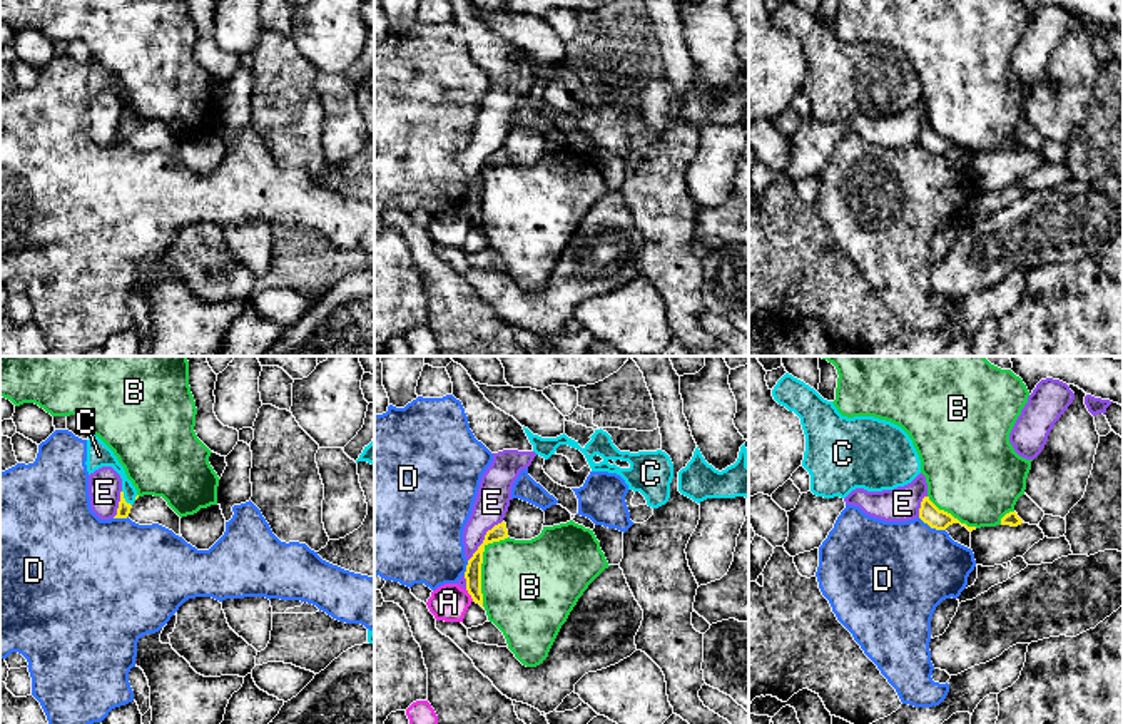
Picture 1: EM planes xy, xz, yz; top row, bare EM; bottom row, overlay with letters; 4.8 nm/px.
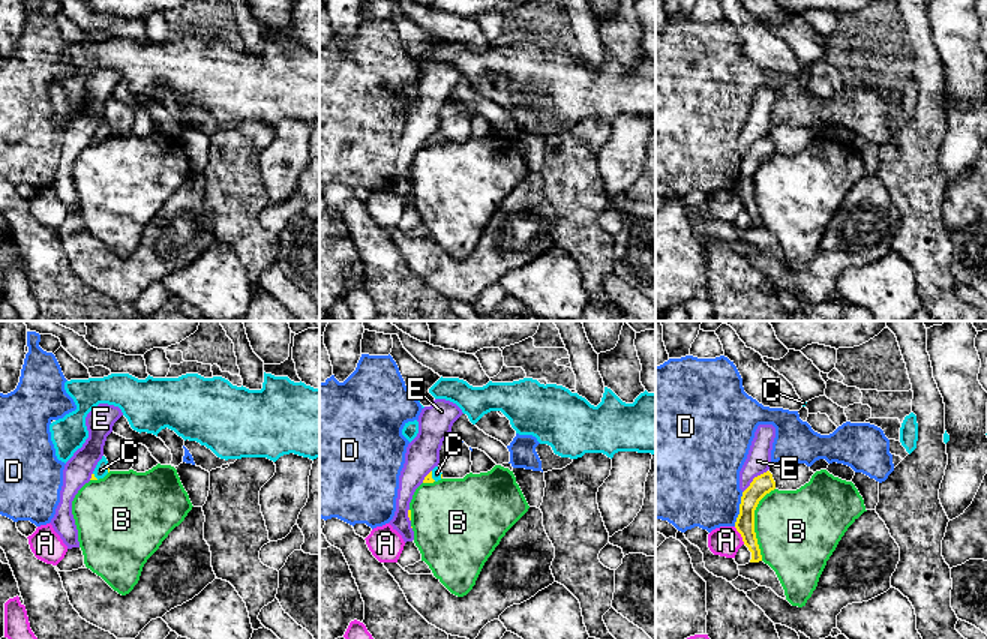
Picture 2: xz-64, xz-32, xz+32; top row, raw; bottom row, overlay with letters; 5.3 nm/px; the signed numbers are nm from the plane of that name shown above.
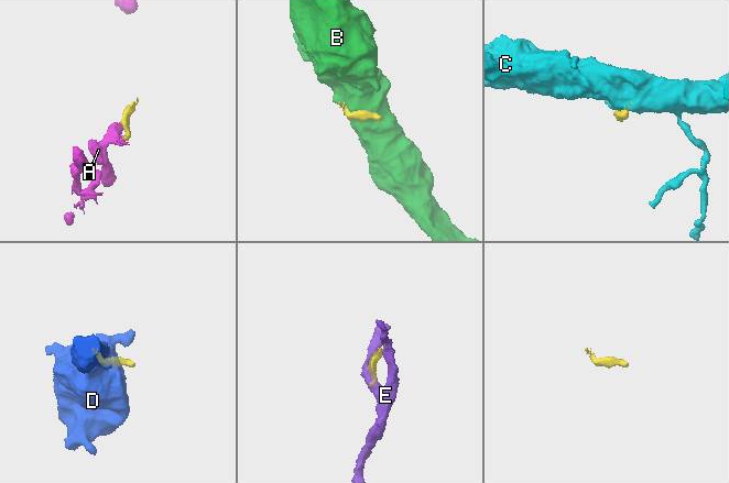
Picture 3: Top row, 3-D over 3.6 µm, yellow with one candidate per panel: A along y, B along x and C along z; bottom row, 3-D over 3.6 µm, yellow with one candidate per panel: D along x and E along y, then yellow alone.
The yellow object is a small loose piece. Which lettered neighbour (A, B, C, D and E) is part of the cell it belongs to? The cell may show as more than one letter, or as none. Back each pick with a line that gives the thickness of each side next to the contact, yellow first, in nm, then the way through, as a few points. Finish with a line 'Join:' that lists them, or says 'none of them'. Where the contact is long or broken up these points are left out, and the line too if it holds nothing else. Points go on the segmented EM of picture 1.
C: Thickness 60 nm (yellow) against 120 nm. Path across: xy (124, 509), (124, 499), (121, 470), (99, 455)
Join: C

